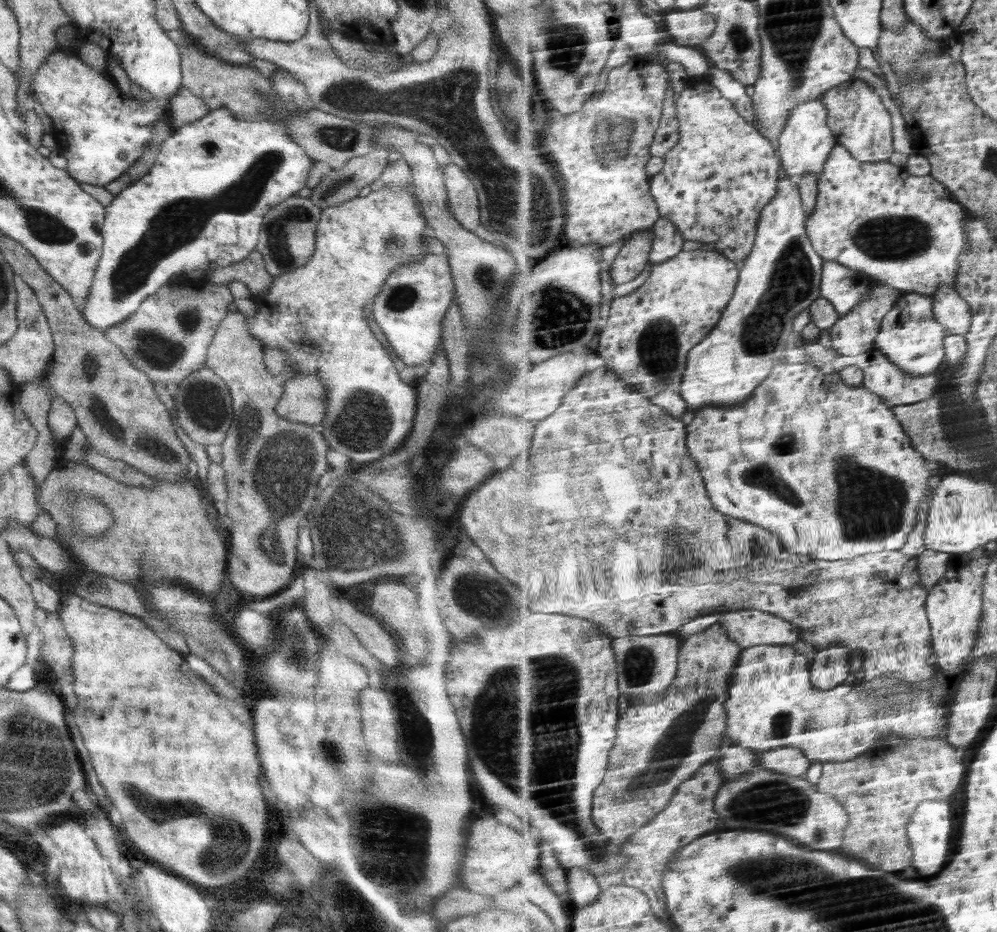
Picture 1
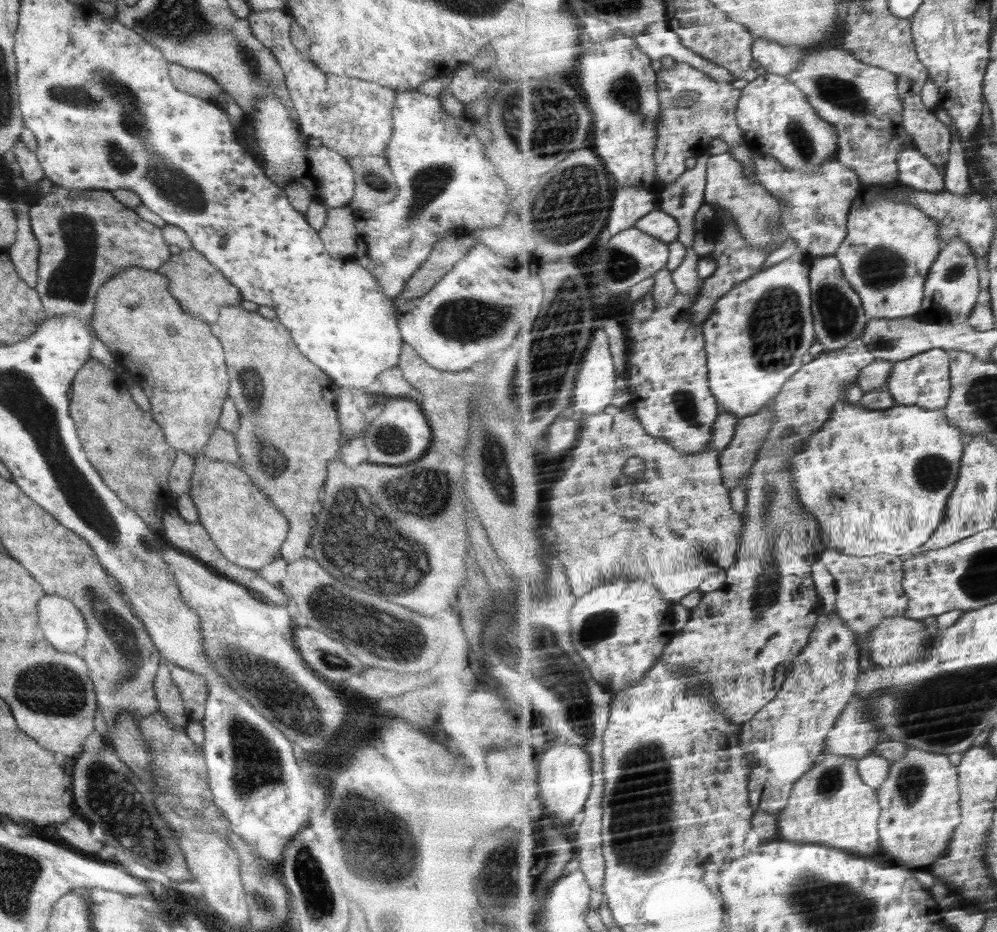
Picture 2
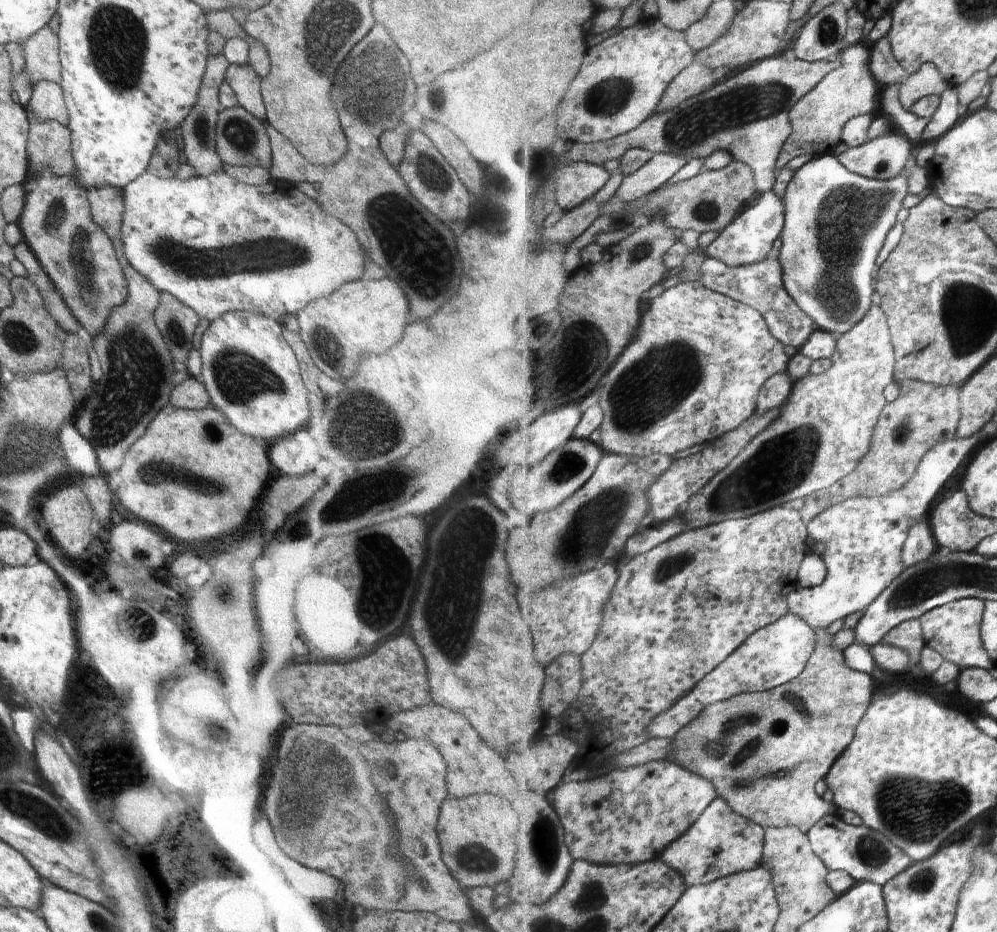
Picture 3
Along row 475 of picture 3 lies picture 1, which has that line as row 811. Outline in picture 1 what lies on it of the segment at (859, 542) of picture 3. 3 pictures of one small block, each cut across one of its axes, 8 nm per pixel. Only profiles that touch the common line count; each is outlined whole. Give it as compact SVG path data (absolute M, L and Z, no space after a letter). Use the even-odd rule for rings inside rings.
M949 800L924 801L914 812L909 827L910 843L914 844L913 868L920 868L922 872L936 874L946 868L950 861L952 850L952 836L954 836L954 806Z

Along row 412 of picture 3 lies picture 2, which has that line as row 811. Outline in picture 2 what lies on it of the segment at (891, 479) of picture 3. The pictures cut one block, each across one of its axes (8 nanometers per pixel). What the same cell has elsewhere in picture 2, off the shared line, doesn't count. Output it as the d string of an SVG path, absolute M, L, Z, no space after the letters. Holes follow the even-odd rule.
M912 749L901 759L893 762L888 780L880 788L882 811L881 840L884 853L889 853L898 863L910 868L916 866L930 869L949 852L963 819L962 789L959 767L945 754L936 754L922 749Z

